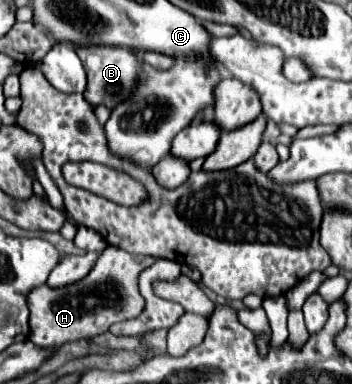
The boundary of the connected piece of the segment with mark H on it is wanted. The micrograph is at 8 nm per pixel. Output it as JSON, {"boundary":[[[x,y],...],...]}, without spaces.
{"boundary":[[[108,245],[92,265],[92,271],[78,283],[50,289],[48,285],[30,291],[30,341],[44,349],[56,349],[72,341],[90,339],[106,333],[112,323],[134,319],[144,309],[144,297],[138,291],[138,273],[154,263],[152,257],[132,255],[124,249]]]}

